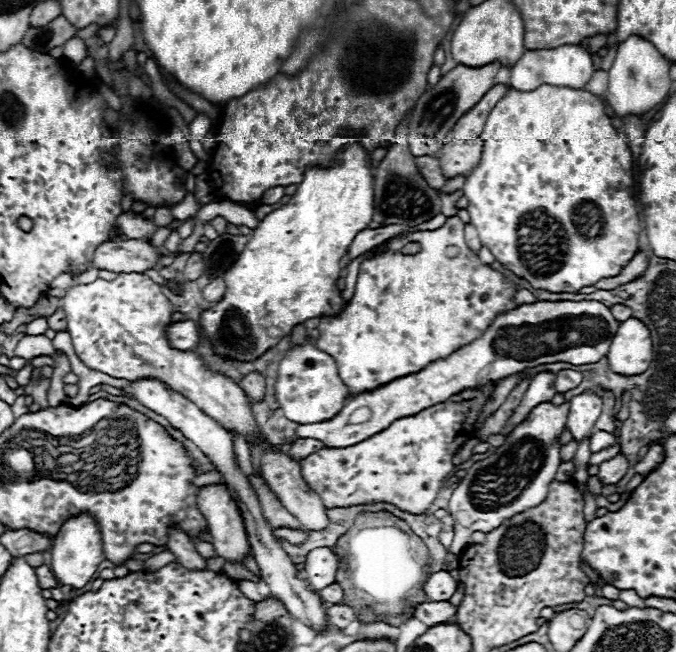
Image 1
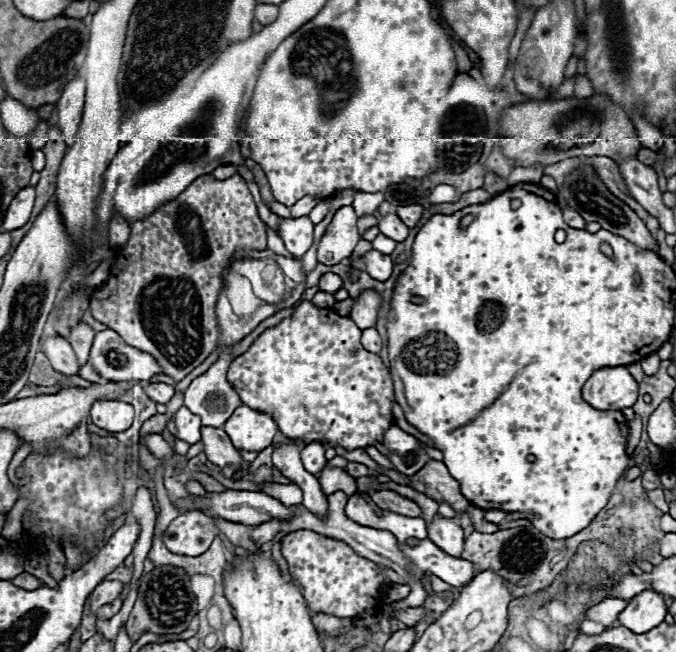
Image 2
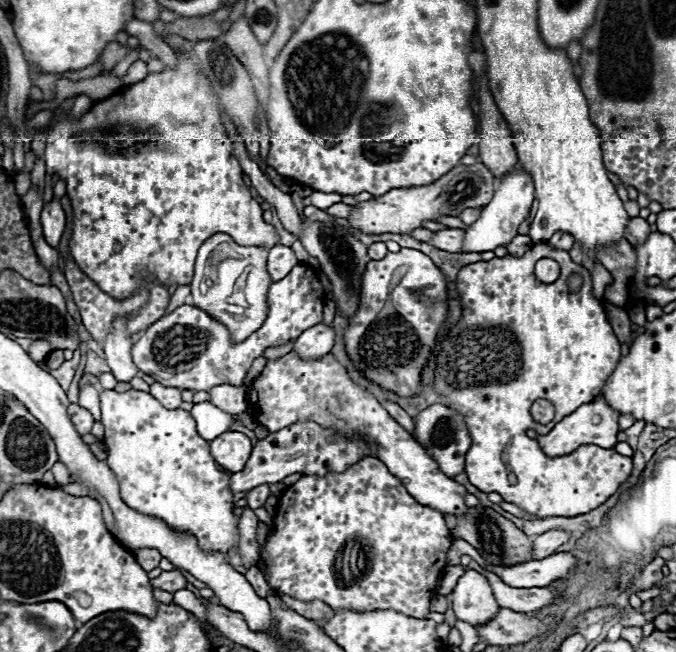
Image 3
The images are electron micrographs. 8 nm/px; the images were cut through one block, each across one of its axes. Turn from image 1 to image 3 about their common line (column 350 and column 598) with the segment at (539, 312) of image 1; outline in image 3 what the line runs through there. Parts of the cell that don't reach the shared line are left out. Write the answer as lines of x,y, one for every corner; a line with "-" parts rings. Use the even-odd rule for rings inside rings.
598,396
596,400
582,404
580,408
576,408
572,414
564,416
548,436
540,438
540,446
544,448
544,452
548,452
548,456
564,456
568,452
574,452
580,444
596,444
602,448
614,448
616,446
616,434
618,434
618,418
620,412
616,412
614,408
608,406
608,402

